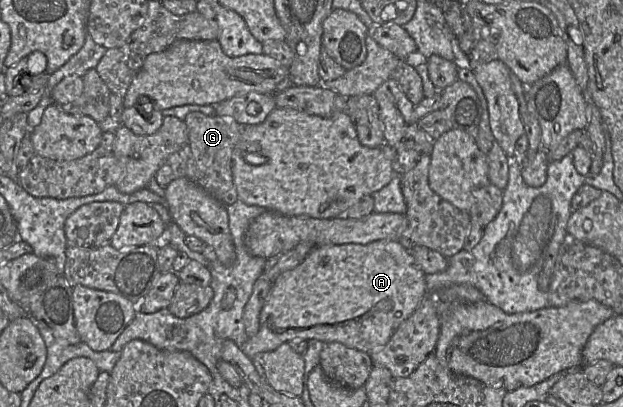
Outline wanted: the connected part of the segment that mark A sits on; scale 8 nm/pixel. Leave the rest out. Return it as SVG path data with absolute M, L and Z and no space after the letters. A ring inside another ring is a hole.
M377 240L368 244L346 243L316 246L299 265L280 274L274 280L260 313L259 331L256 335L247 339L241 347L241 350L253 360L254 358L260 358L264 352L273 351L281 344L287 343L293 339L317 339L324 343L339 342L346 346L366 351L370 354L383 347L389 341L399 325L415 311L424 296L428 293L425 276L426 274L416 266L410 250L399 240Z

